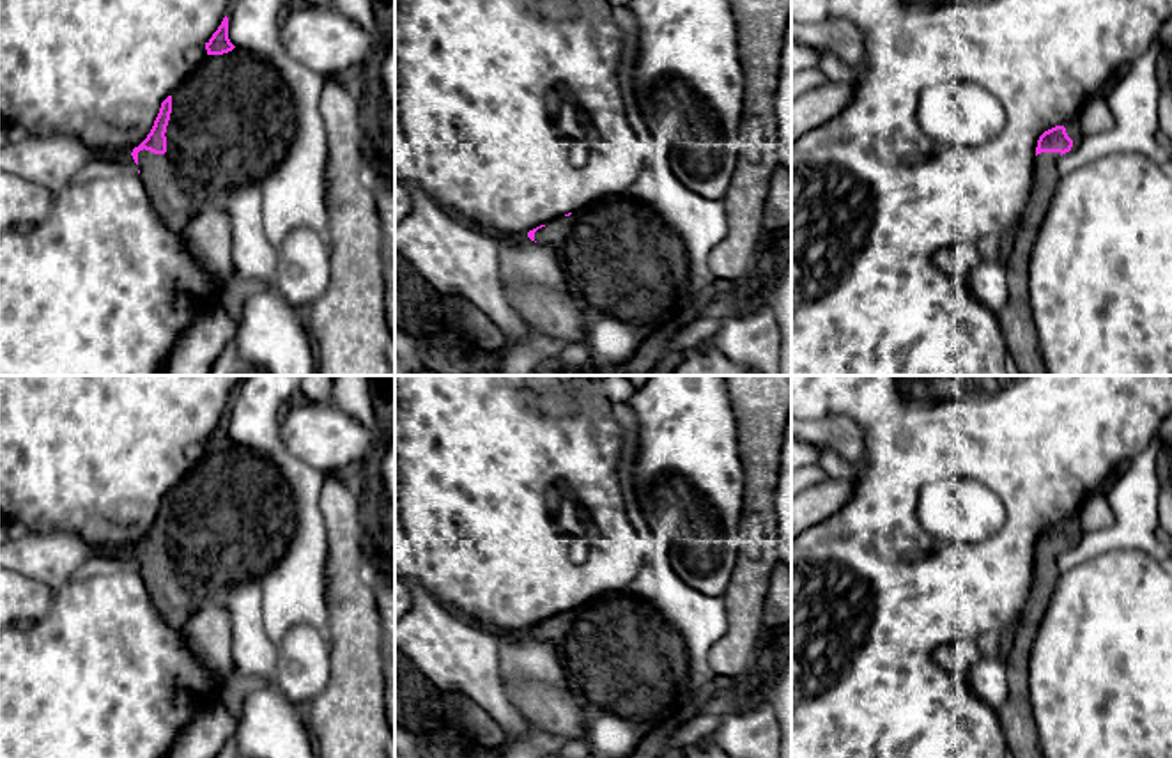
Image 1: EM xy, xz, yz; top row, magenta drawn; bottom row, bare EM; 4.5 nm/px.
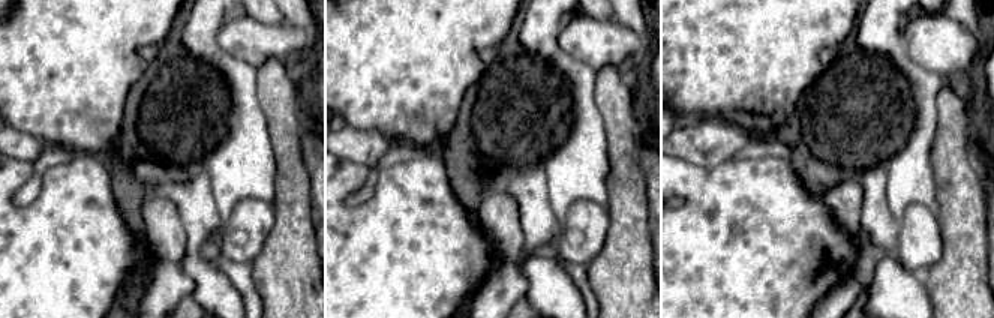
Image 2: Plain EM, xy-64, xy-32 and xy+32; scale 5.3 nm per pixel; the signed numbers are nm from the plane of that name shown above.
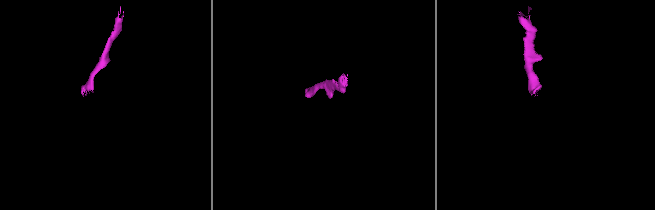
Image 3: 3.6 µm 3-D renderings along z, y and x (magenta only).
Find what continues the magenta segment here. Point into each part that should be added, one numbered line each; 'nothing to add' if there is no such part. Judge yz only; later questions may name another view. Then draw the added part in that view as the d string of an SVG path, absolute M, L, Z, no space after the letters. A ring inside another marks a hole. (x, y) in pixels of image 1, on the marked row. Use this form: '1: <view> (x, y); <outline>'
1: yz (1015, 317); M1060 152L1036 156L1034 186L1027 207L1011 232L1006 250L1007 299L997 312L1007 354L1020 375L1046 375L1029 306L1029 257L1059 182Z

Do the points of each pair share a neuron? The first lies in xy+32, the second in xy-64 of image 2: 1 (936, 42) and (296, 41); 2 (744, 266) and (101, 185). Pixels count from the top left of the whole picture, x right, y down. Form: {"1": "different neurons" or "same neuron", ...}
{"1": "same neuron", "2": "same neuron"}

